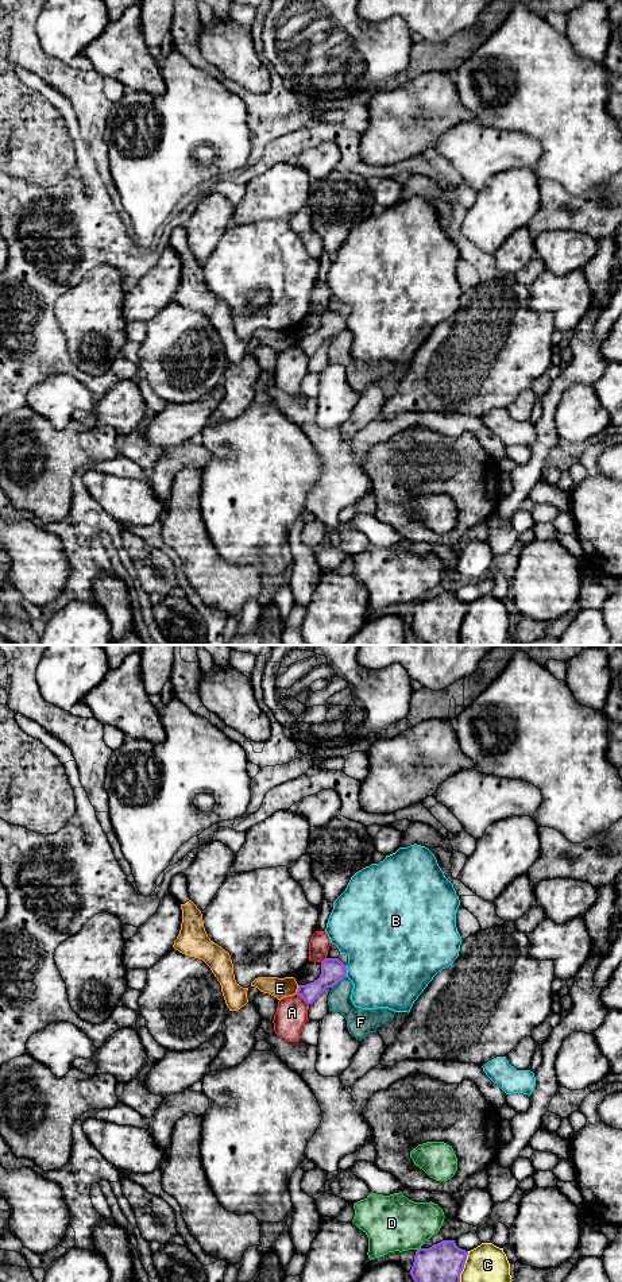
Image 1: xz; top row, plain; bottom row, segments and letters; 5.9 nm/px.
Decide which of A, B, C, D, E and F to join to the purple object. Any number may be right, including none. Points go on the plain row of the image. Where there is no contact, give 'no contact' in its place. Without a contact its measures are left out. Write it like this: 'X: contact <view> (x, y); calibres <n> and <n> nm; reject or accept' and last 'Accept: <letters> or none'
A: contact xz (302, 350); calibres 140 and 190 nm; reject
B: contact xz (346, 323); calibres 140 and 460 nm; reject
C: contact xz (462, 622); calibres 280 and 300 nm; reject
D: contact xz (418, 601); calibres 280 and 340 nm; reject
E: contact xz (297, 342); calibres 140 and 120 nm; reject
F: contact xz (337, 333); calibres 140 and 140 nm; reject
Accept: none

